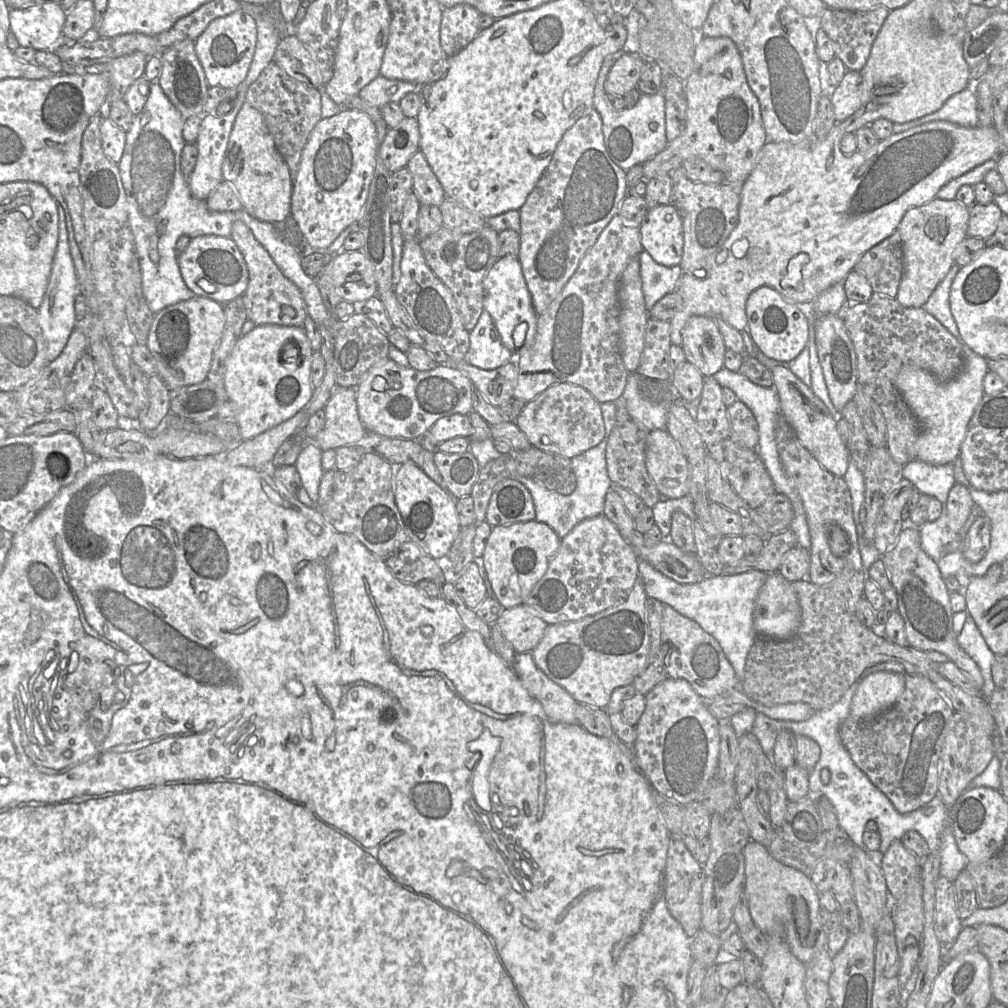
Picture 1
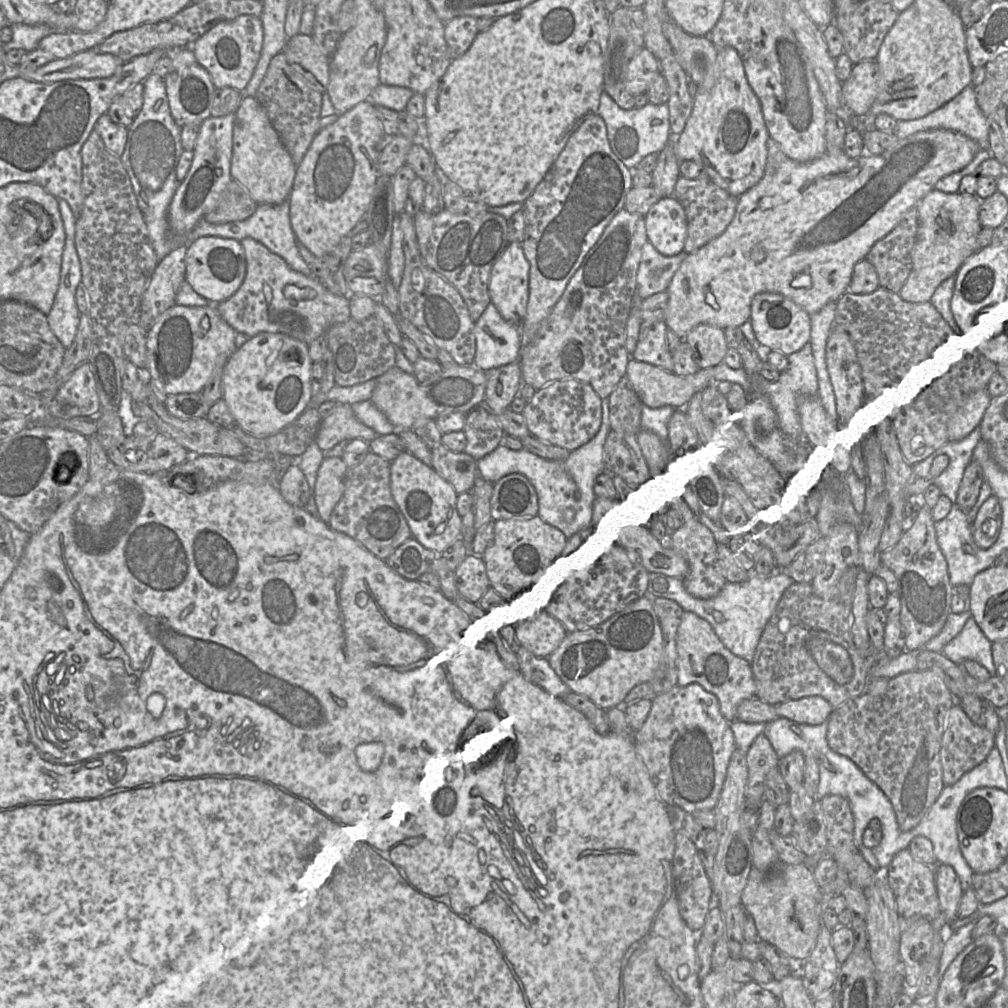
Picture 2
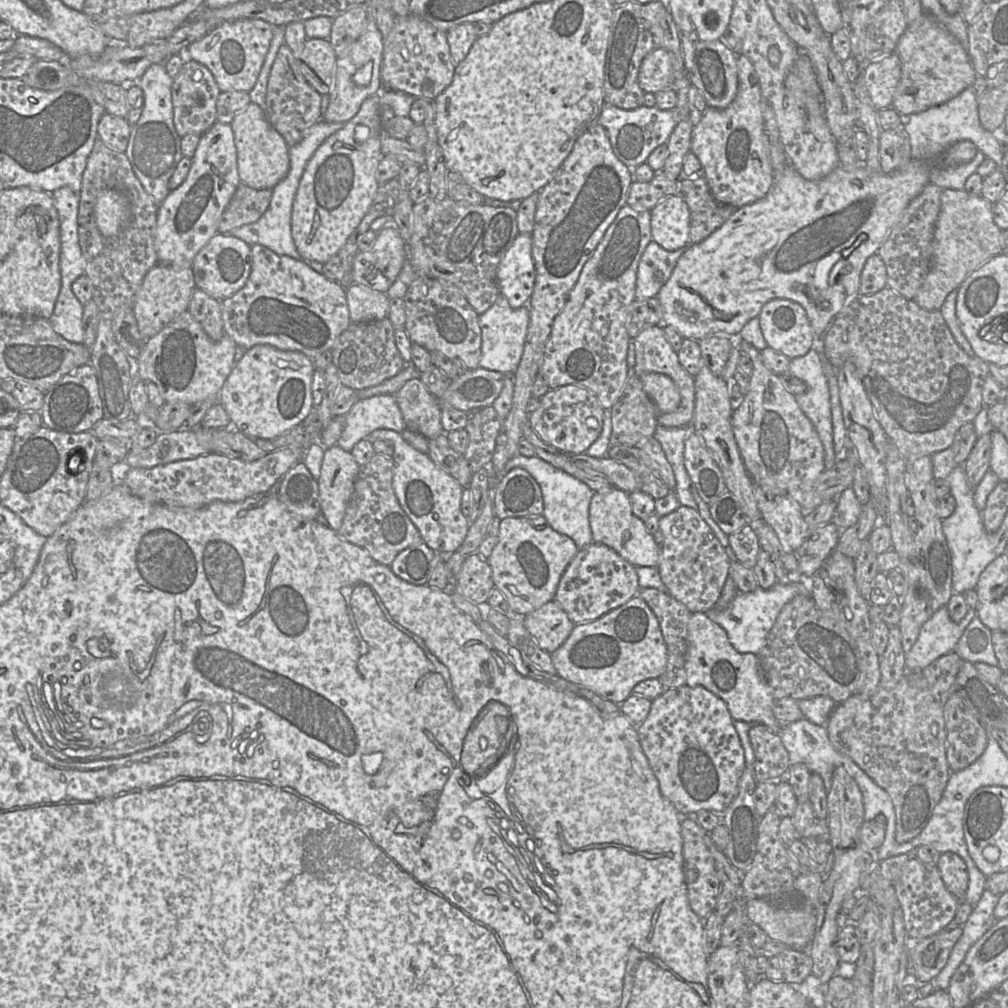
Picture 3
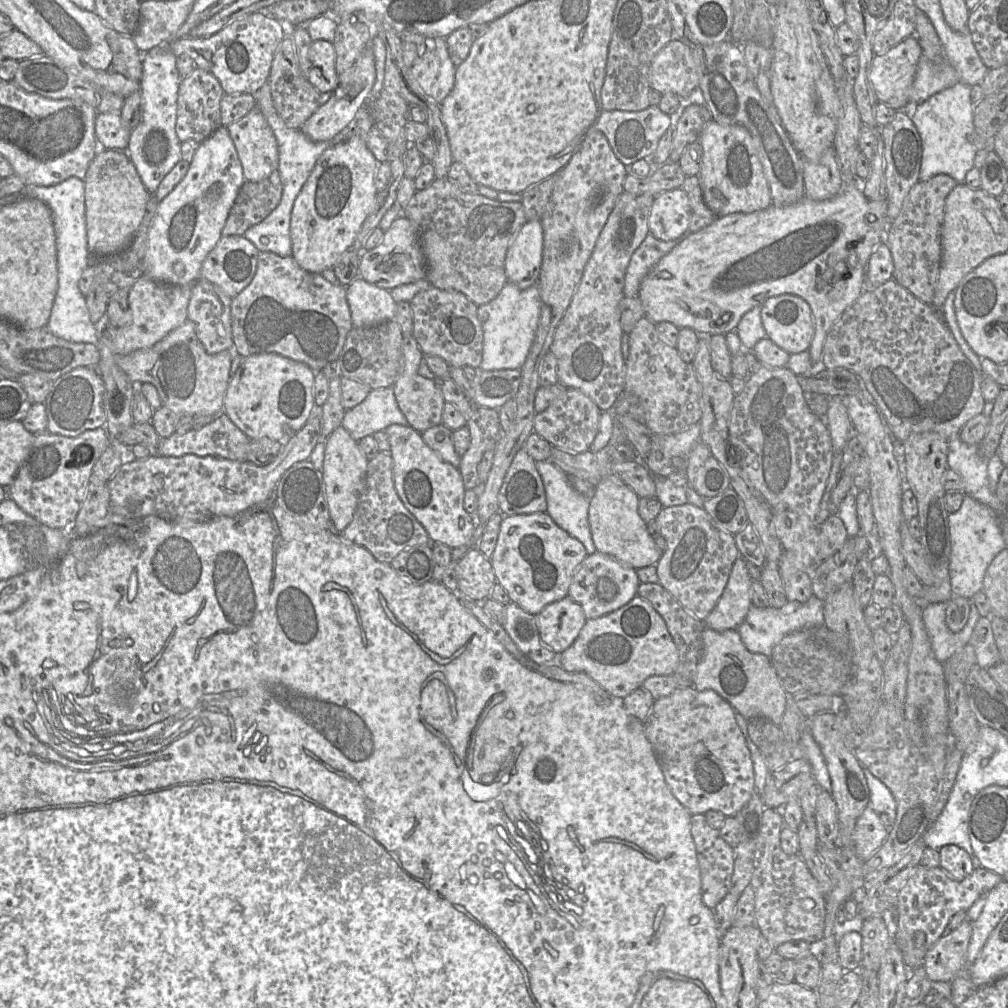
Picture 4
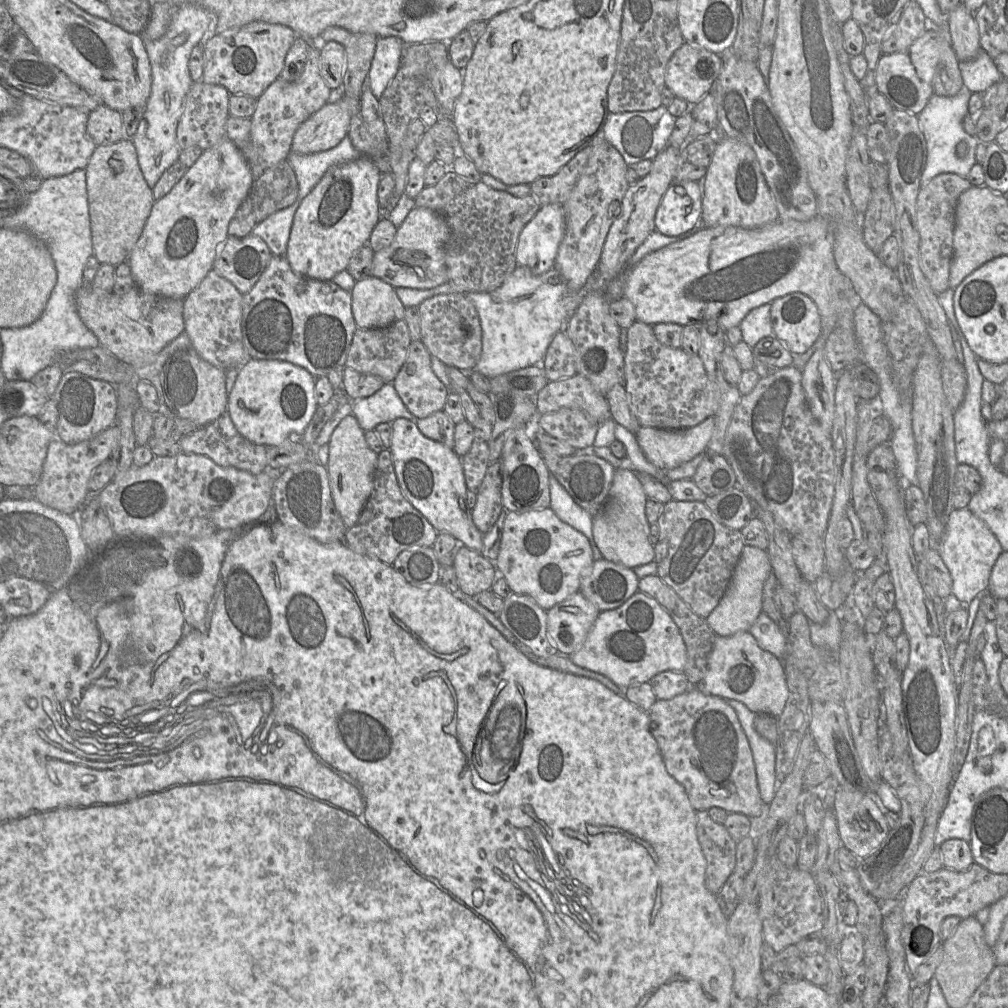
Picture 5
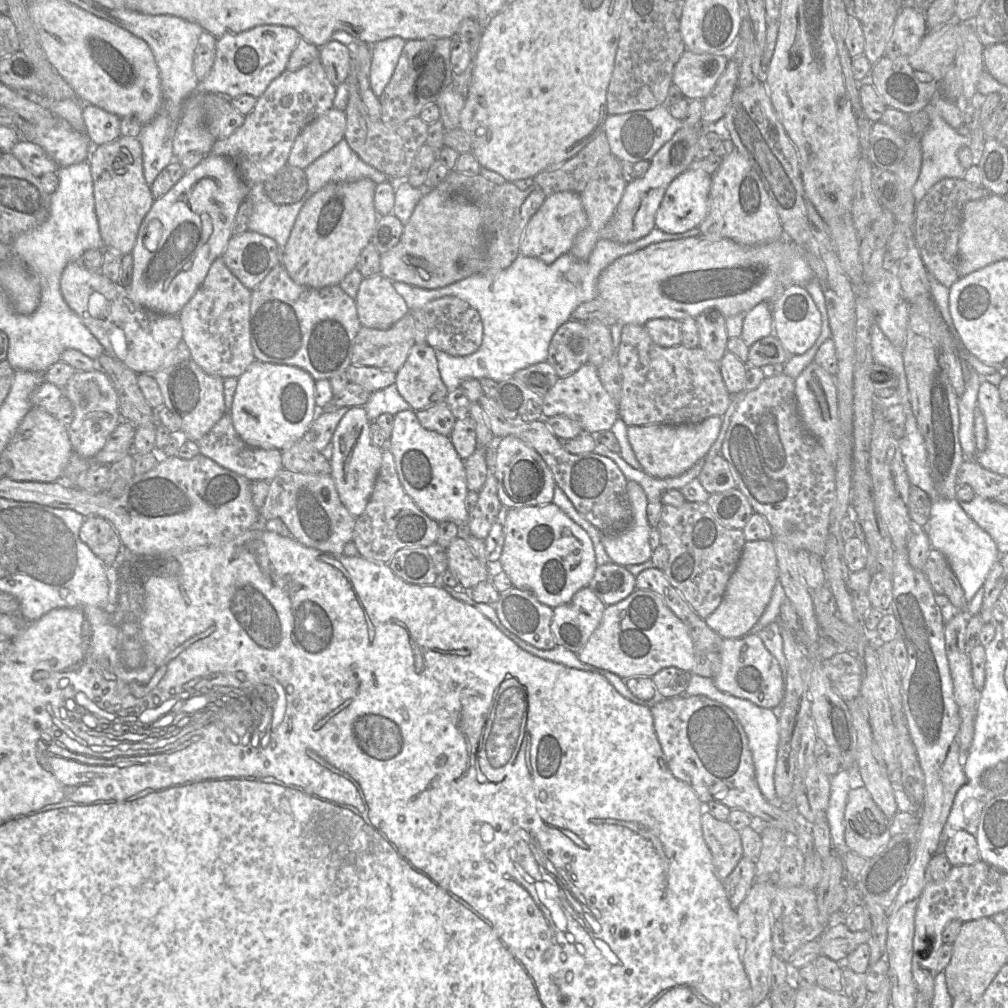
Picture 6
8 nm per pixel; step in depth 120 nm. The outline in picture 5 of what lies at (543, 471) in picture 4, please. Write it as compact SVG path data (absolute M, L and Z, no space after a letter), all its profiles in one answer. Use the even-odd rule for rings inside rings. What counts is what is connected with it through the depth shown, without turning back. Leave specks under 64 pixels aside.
M550 475L550 509L558 518L582 533L590 542L594 561L602 560L603 555L596 546L593 537L593 517L589 512L581 508L568 494L558 480Z

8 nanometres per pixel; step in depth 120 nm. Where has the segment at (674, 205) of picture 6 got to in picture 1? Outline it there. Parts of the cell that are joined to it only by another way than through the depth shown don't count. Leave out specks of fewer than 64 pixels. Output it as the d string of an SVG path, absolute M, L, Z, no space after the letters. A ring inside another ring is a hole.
M672 203L650 209L639 230L643 250L647 251L656 263L666 267L681 264L684 249L683 224L679 211Z

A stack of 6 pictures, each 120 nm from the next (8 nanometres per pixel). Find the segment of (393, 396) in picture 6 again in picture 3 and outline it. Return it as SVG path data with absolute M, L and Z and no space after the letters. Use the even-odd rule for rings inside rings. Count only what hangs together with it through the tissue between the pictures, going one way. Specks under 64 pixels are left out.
M376 395L358 400L344 416L344 429L337 445L350 452L356 443L377 429L398 433L406 429L394 395Z

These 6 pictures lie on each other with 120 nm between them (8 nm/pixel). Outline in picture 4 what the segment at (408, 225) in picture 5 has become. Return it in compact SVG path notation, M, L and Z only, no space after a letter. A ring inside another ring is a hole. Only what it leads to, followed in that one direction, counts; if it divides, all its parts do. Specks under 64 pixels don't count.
M407 216L398 217L391 224L378 246L361 253L359 277L389 291L403 284L426 279L426 259L420 245L418 231Z

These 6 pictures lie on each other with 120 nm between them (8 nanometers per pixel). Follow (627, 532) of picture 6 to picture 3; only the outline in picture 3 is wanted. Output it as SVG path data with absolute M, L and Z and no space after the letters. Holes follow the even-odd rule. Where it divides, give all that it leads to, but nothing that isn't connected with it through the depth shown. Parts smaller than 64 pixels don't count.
M617 487L606 492L595 492L589 507L589 523L593 542L604 545L635 567L657 567L661 547L656 544L644 521L632 512L629 494Z

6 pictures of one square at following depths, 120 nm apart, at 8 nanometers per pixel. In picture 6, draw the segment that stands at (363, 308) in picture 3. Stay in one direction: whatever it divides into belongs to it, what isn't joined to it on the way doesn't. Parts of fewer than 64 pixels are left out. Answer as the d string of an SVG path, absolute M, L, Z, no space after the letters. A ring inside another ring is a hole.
M381 274L363 278L355 303L361 325L368 328L387 330L410 313L392 281Z

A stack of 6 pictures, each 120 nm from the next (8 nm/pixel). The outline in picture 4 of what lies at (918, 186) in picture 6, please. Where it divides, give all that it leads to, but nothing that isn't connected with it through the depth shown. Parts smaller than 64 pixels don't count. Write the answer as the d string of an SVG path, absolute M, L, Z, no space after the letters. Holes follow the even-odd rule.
M957 82L916 105L912 120L922 140L920 181L946 174L958 184L964 183L967 173L974 167L977 151L994 150L994 138L983 139L975 133L974 106L970 95L971 86Z

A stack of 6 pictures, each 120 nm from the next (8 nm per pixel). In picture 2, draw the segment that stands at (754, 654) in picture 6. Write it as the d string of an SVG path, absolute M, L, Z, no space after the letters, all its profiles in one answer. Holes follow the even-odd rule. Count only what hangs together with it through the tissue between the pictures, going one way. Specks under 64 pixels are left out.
M684 611L676 634L677 671L679 686L690 683L700 684L714 694L723 717L732 722L737 720L738 705L751 697L756 697L756 686L751 663L734 655L719 640L711 625L693 612Z

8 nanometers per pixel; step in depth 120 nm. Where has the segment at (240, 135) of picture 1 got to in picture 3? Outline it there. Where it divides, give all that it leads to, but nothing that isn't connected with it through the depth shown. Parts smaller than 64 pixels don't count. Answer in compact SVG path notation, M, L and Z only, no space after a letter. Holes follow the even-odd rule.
M251 102L239 112L230 124L237 150L237 168L240 181L257 189L273 189L288 174L290 168L289 146L270 123L266 112Z

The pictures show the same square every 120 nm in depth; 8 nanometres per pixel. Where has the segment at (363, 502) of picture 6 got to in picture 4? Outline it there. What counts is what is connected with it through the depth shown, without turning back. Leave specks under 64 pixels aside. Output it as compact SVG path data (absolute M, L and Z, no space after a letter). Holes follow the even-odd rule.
M342 426L337 427L327 438L322 466L325 497L334 530L341 533L351 522L363 491L369 460L361 451L358 442Z

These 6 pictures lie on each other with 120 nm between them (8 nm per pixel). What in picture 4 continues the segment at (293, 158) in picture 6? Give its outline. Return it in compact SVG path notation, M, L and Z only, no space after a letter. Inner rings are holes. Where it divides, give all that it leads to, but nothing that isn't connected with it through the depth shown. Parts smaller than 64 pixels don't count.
M370 43L356 62L346 71L338 75L338 86L325 104L322 104L302 125L301 131L312 141L321 142L332 139L349 126L361 107L366 106L369 94L376 78L375 57Z

